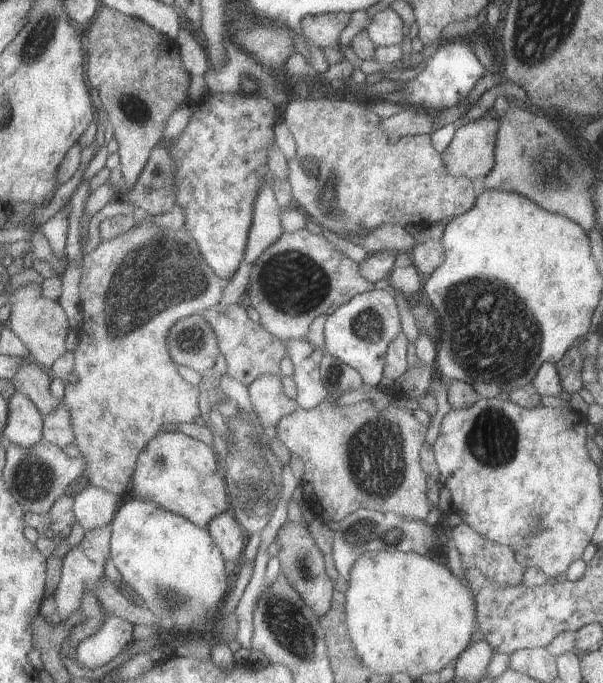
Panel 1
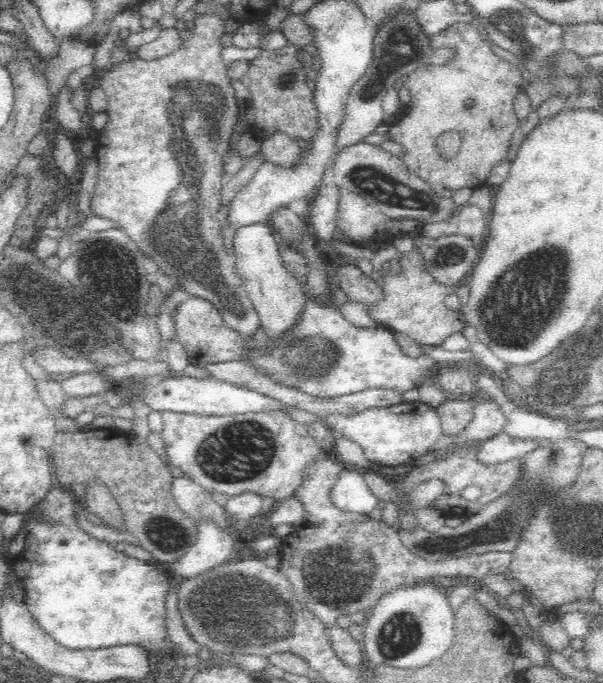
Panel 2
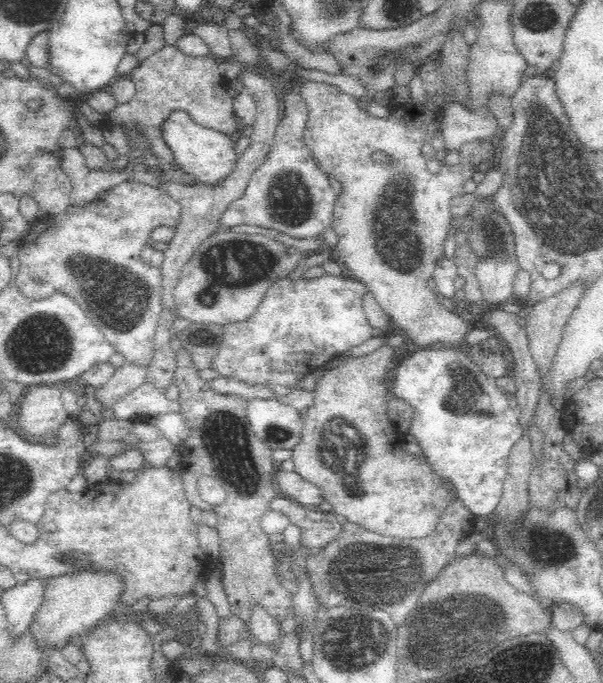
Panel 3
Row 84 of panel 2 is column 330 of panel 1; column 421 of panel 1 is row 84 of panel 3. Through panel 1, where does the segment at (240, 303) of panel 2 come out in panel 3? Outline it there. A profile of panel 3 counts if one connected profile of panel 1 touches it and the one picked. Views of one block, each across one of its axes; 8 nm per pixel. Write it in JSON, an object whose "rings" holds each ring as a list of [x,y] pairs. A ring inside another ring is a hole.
{"rings":[[[168,44],[146,58],[128,76],[136,84],[136,96],[110,112],[112,124],[138,124],[146,132],[154,132],[162,130],[170,114],[186,112],[196,126],[216,130],[230,138],[242,128],[234,110],[234,100],[228,94],[228,80],[218,72],[214,56],[188,56],[176,44]]]}

